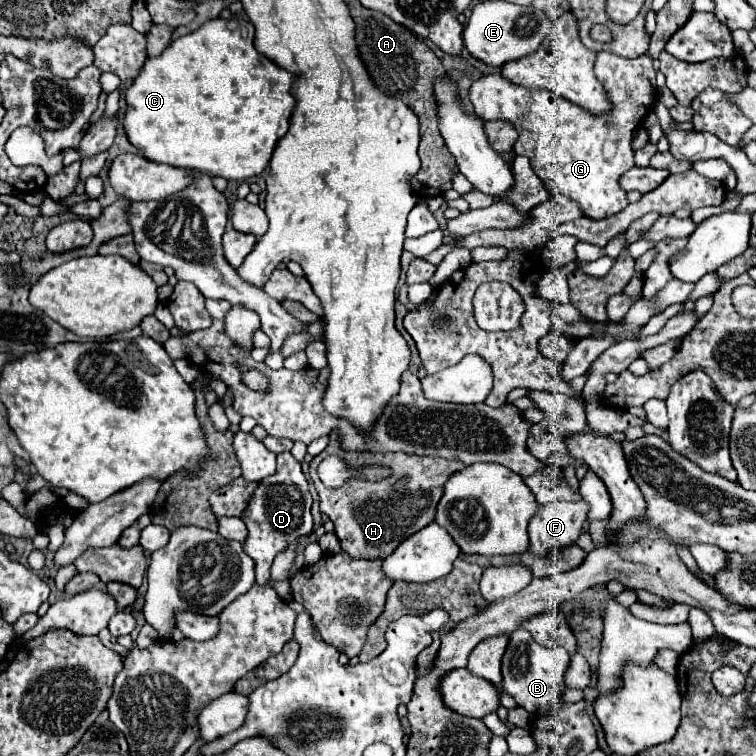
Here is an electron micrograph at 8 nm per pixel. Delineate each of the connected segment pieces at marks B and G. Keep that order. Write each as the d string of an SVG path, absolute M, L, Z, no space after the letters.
M518 628L510 634L510 644L502 658L502 690L514 698L516 706L528 710L530 714L556 716L562 706L566 690L564 674L568 666L570 666L570 654L566 650L536 644L534 638L526 634L526 630Z
M598 52L594 74L602 80L606 94L614 102L614 110L604 118L590 118L586 110L578 110L572 102L546 94L546 90L530 92L530 110L522 118L520 136L514 144L518 156L528 156L532 170L552 194L562 194L574 200L582 216L602 220L622 212L628 206L626 192L620 188L620 176L634 166L630 148L632 134L642 118L654 108L656 100L656 70L650 56L634 60L612 52Z

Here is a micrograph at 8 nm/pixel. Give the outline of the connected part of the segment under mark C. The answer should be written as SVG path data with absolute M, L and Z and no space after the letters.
M216 18L216 20L202 24L196 32L176 38L160 56L146 58L142 70L138 72L138 76L132 80L132 84L126 90L126 104L128 106L126 106L126 114L124 114L124 130L126 130L130 144L136 146L138 150L142 150L144 158L158 162L158 164L192 168L192 170L206 172L210 176L224 176L226 180L244 180L244 178L258 176L268 166L268 162L272 158L272 150L276 146L276 140L280 140L288 132L288 120L290 120L290 114L294 110L294 98L290 94L290 86L294 82L294 76L290 72L278 68L266 56L258 54L252 40L254 40L254 26L250 22L240 20L240 18L232 18L230 22L224 18Z

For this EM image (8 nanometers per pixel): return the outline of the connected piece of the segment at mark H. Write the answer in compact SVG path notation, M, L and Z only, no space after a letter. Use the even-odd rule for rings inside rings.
M334 430L330 434L330 444L324 452L320 452L310 462L310 478L316 486L316 492L320 496L320 512L326 514L334 522L336 536L340 538L342 550L348 552L352 558L386 558L390 556L406 538L434 522L436 506L444 494L446 480L454 474L464 470L466 464L458 460L446 460L446 458L414 458L406 454L360 454L360 452L344 452L340 446L340 432ZM326 456L340 456L344 458L352 468L362 468L366 464L382 462L394 470L394 476L390 480L380 482L366 482L366 480L350 480L342 488L326 488L316 468L320 460ZM406 478L404 488L394 488L394 482Z

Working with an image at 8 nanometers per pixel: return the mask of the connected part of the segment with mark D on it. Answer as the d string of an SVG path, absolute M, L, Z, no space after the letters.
M290 452L278 454L276 474L270 476L266 482L258 484L250 500L250 506L244 512L244 520L252 520L252 522L244 522L248 528L244 552L256 564L256 582L260 586L264 586L270 580L270 566L276 554L284 552L296 538L312 532L314 520L310 514L310 506L312 506L312 496L308 492L308 480L302 474L300 462Z

